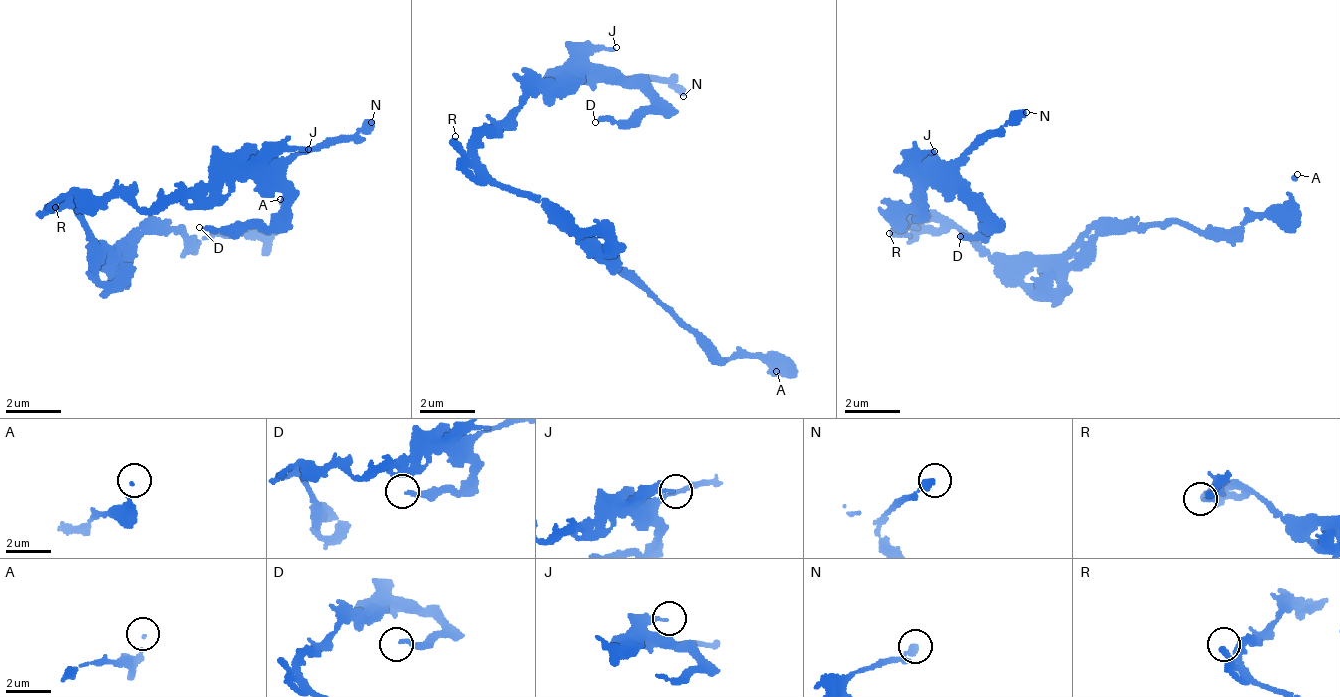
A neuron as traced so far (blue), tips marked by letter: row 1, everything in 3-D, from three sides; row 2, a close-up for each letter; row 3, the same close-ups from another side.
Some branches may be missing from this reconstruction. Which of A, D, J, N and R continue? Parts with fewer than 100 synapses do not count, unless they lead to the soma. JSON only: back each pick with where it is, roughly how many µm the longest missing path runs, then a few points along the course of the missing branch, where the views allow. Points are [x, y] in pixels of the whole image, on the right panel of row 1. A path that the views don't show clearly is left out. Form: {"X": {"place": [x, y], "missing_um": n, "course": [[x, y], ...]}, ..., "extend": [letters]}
{"R": {"place": [889, 233], "missing_um": 80}, "extend": ["R"]}

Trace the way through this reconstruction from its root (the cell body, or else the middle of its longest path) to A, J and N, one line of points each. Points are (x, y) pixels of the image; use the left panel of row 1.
A: (88, 221), (92, 237), (112, 248), (172, 228), (196, 241), (261, 238), (280, 199)
J: (88, 221), (76, 196), (124, 195), (159, 209), (178, 195), (207, 196), (291, 148), (308, 149)
N: (88, 221), (76, 196), (159, 209), (243, 169), (283, 172), (304, 151), (361, 141), (371, 122)

